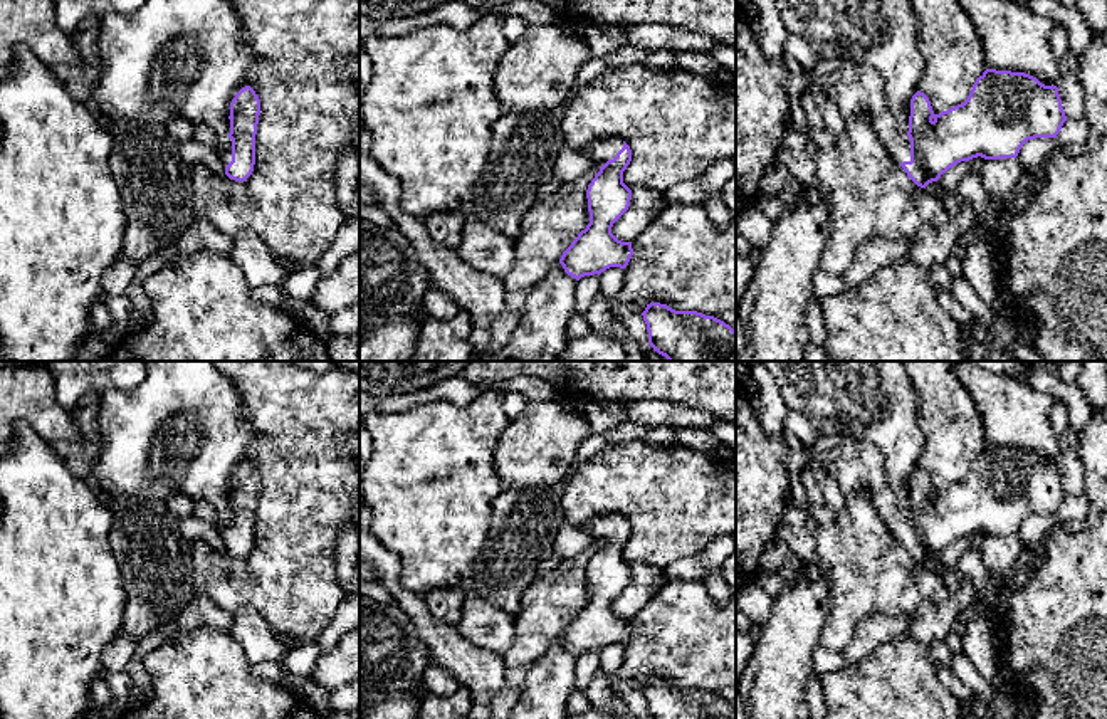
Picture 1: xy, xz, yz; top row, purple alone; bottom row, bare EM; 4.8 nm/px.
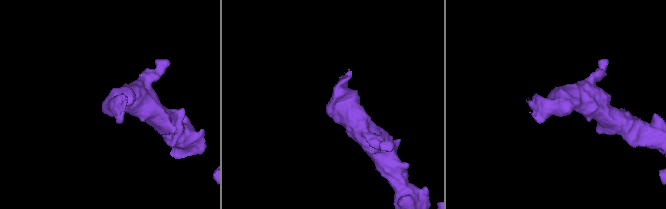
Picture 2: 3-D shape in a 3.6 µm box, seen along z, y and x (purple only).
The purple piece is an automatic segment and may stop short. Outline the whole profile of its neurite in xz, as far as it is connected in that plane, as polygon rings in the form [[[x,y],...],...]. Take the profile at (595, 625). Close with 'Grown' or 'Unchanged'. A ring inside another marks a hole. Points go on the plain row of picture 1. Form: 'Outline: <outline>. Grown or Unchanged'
Outline: [[[605,512],[590,519],[583,531],[600,544],[586,566],[590,600],[559,635],[564,648],[576,657],[600,652],[610,643],[625,645],[633,632],[632,618],[622,618],[611,610],[632,576],[632,566],[623,559],[632,526],[620,514]]]. Grown

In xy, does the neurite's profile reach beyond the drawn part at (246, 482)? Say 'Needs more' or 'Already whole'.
Needs more

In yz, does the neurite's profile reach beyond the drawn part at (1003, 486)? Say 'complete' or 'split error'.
split error

